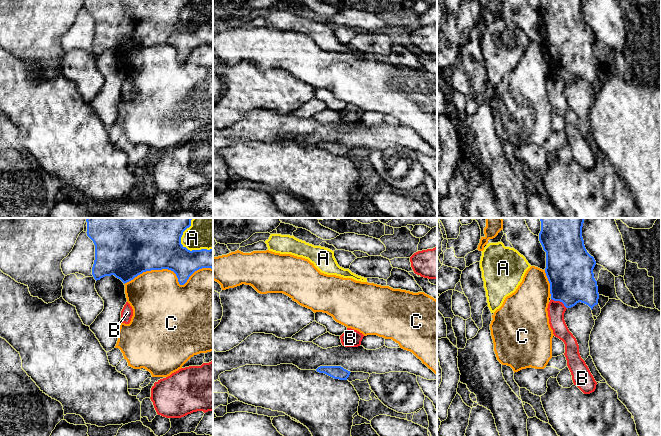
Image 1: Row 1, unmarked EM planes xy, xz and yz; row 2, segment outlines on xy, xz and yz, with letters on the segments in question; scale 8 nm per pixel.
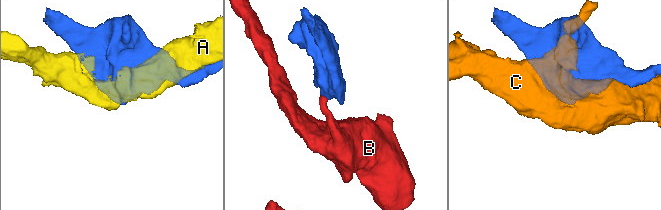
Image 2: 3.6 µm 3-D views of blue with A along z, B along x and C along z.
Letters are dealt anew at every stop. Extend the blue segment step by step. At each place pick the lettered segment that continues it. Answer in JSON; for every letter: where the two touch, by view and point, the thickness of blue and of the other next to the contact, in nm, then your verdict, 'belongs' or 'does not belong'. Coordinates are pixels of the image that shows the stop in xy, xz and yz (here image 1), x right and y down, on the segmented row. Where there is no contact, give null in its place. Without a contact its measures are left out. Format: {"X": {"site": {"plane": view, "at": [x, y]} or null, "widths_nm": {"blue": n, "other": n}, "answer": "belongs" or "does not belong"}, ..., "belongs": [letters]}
{"A": {"site": {"plane": "xy", "at": [184, 247]}, "widths_nm": {"blue": 440, "other": 320}, "answer": "does not belong"}, "B": {"site": {"plane": "yz", "at": [559, 300]}, "widths_nm": {"blue": 360, "other": 140}, "answer": "does not belong"}, "C": {"site": {"plane": "xy", "at": [171, 270]}, "widths_nm": {"blue": 420, "other": 420}, "answer": "does not belong"}, "belongs": []}

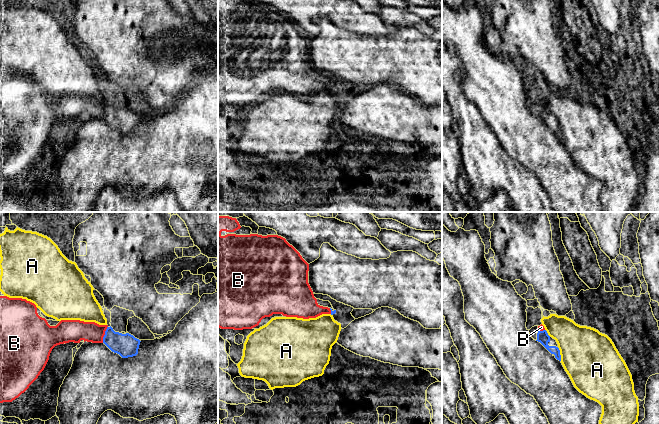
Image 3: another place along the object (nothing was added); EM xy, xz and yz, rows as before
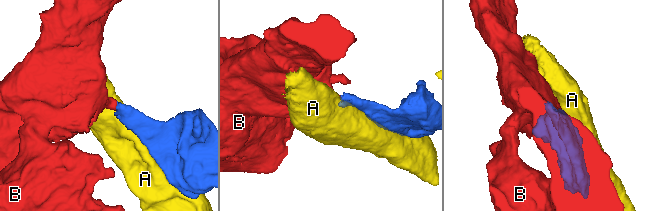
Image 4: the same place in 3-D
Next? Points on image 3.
{"A": {"site": {"plane": "yz", "at": [559, 354]}, "widths_nm": {"blue": 100, "other": 440}, "answer": "does not belong"}, "B": {"site": {"plane": "xy", "at": [105, 334]}, "widths_nm": {"blue": 190, "other": 180}, "answer": "belongs"}, "belongs": ["B"]}

